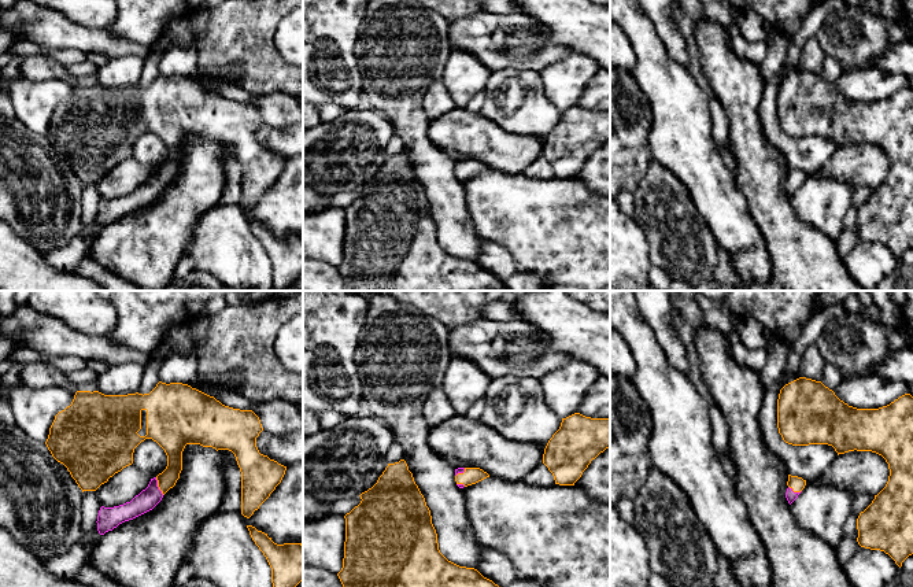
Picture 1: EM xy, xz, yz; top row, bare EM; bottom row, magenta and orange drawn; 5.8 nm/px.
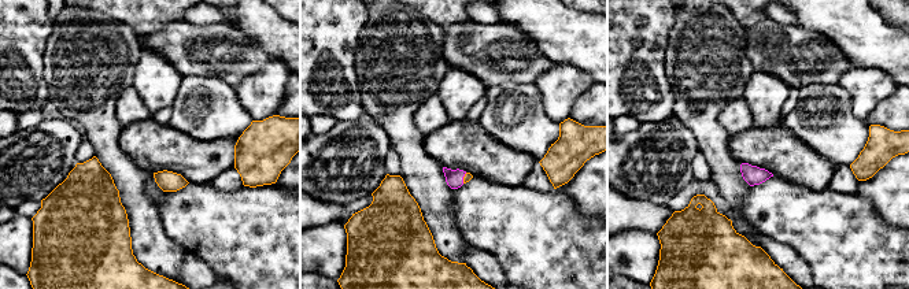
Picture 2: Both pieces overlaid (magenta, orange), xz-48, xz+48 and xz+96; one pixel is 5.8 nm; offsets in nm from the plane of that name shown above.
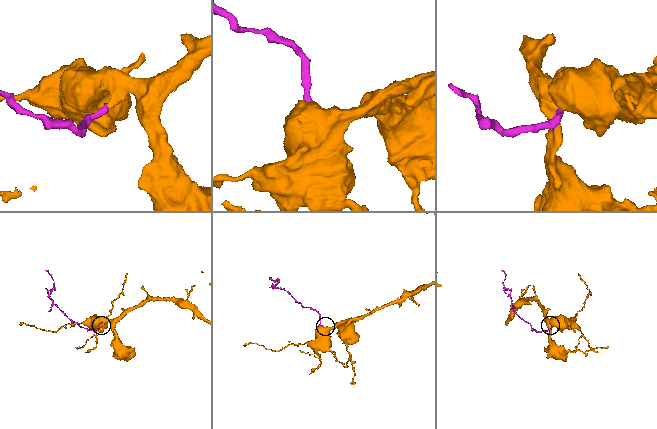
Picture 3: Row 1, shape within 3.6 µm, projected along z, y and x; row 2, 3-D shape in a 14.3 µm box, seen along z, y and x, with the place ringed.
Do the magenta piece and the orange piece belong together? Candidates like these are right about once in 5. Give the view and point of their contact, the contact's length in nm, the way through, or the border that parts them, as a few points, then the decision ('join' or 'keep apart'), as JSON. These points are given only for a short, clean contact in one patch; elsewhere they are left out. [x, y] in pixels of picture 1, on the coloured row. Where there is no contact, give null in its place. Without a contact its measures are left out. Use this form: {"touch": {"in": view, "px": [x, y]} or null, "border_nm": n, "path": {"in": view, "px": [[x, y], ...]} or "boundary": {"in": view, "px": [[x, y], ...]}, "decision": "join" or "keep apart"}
{"touch": {"in": "xy", "px": [156, 486]}, "border_nm": 120, "path": {"in": "xy", "px": [[147, 499], [156, 486], [173, 469], [173, 447]]}, "decision": "join"}

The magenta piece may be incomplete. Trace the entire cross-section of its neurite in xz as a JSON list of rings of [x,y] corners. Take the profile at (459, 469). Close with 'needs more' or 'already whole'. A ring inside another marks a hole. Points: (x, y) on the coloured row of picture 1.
[[[480,468],[455,469],[455,481],[459,488],[476,484],[487,477],[489,477],[489,475]]] | needs more

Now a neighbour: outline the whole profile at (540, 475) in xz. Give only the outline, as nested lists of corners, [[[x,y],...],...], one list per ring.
[[[541,462],[532,469],[524,480],[531,486],[554,486],[555,480],[548,468]]]

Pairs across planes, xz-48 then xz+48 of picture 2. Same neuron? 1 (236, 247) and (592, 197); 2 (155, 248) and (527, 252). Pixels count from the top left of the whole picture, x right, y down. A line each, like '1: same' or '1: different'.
1: different
2: different

